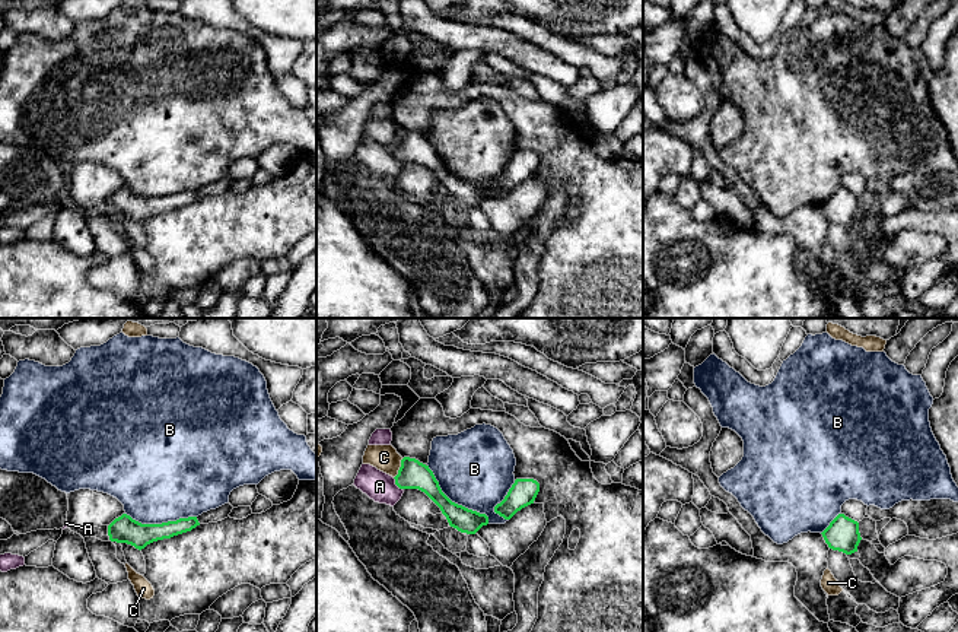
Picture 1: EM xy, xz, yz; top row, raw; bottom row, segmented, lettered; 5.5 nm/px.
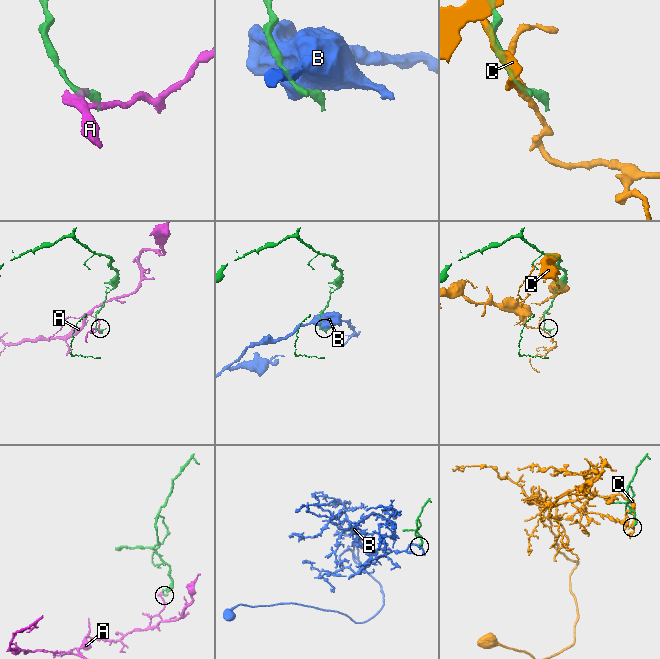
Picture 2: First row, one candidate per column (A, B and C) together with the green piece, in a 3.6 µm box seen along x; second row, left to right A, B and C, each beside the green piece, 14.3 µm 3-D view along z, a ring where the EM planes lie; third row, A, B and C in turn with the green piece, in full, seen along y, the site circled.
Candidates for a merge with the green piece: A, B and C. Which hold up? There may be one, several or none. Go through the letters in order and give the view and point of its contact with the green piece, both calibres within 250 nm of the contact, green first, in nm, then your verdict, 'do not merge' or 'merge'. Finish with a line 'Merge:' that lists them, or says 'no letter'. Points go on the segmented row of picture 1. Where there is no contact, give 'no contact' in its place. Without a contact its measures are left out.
A: xz (395, 483) | 160/160 nm | do not merge
B: xz (454, 502) | 140/420 nm | do not merge
C: xz (400, 469) | 160/140 nm | do not merge
Merge: no letter

